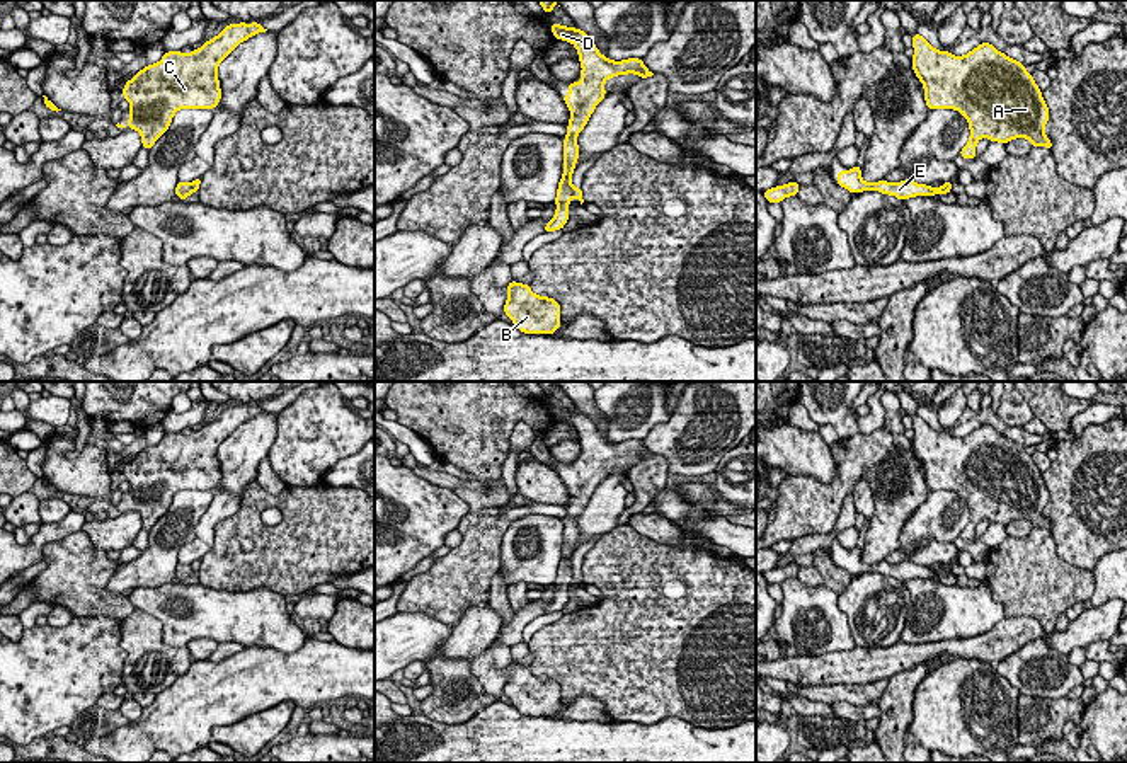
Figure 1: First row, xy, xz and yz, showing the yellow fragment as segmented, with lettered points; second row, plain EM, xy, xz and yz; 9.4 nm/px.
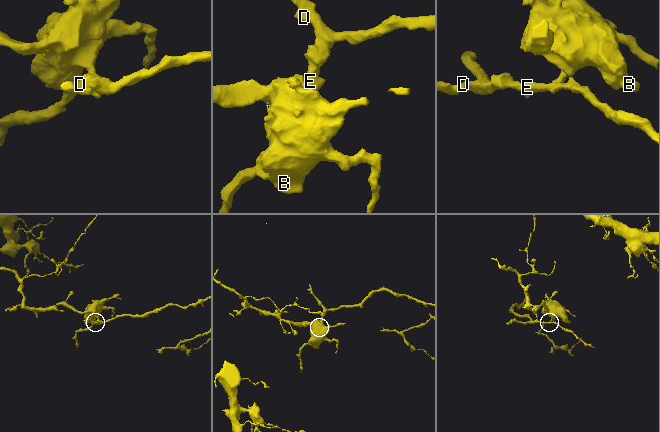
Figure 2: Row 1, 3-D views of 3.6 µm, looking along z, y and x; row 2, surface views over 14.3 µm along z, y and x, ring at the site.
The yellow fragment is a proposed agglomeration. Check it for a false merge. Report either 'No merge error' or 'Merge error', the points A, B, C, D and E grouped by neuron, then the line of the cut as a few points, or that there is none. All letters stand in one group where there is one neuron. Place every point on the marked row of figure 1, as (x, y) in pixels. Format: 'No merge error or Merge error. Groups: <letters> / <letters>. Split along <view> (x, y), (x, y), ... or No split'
Merge error. Groups: A B C / D E. Split along xz (571, 188), (574, 196)

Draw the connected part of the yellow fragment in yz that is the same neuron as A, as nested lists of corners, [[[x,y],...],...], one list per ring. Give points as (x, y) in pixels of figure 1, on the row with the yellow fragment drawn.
[[[918,32],[912,34],[912,48],[912,70],[924,87],[928,109],[955,109],[967,118],[970,136],[958,153],[960,157],[975,160],[975,145],[984,136],[1003,145],[1015,138],[1027,138],[1032,146],[1052,150],[1052,141],[1044,133],[1049,107],[1023,63],[1011,60],[989,43],[981,43],[964,56],[953,56],[948,51],[935,49]]]

